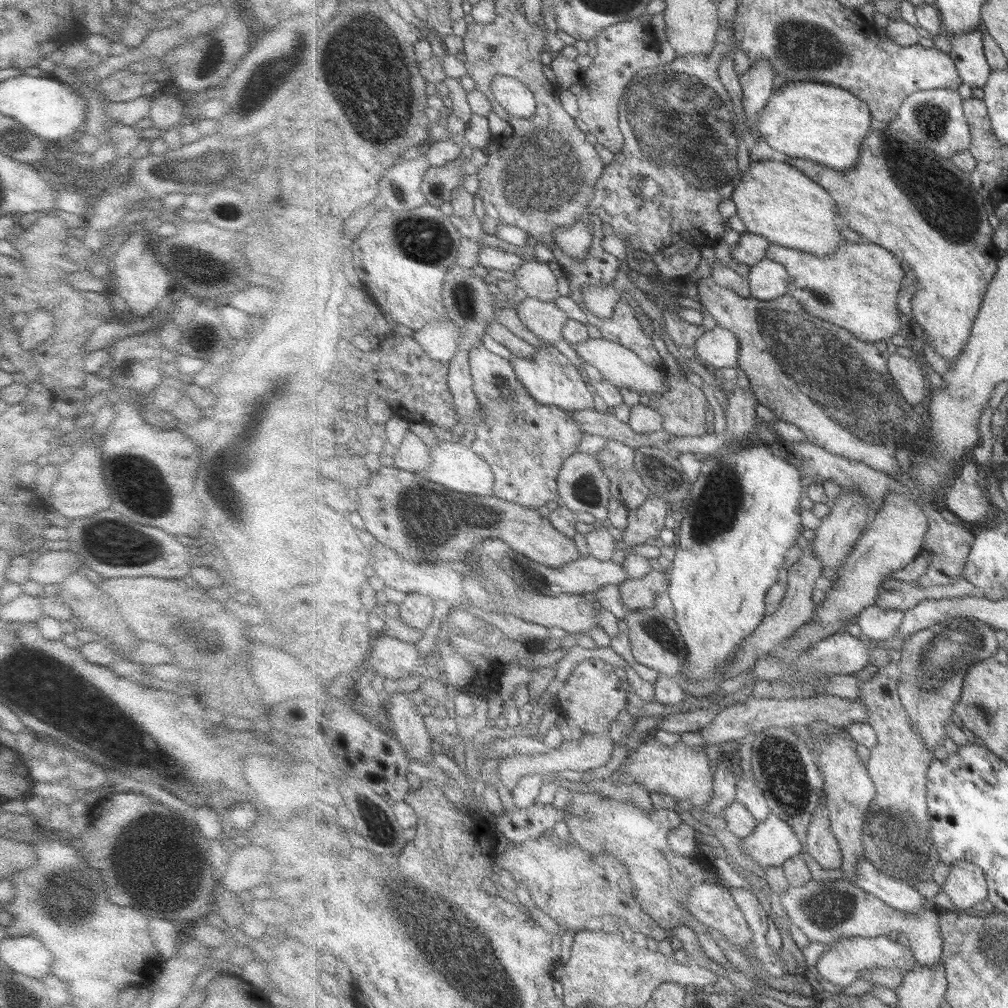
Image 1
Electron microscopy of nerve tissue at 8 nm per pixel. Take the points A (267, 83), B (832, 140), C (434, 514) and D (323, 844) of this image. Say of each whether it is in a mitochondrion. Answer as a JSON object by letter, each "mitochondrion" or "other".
{"A":"other","B":"other","C":"mitochondrion","D":"other"}

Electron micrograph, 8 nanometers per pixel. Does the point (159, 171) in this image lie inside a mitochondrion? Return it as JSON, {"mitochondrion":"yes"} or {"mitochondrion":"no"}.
{"mitochondrion":"no"}

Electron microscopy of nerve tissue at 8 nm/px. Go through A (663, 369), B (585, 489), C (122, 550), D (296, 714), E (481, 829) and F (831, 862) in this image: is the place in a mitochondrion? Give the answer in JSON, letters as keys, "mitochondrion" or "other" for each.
{"A":"other","B":"mitochondrion","C":"mitochondrion","D":"other","E":"other","F":"other"}

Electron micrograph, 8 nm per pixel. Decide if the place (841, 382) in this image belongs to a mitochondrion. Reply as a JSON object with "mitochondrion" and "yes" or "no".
{"mitochondrion":"yes"}

